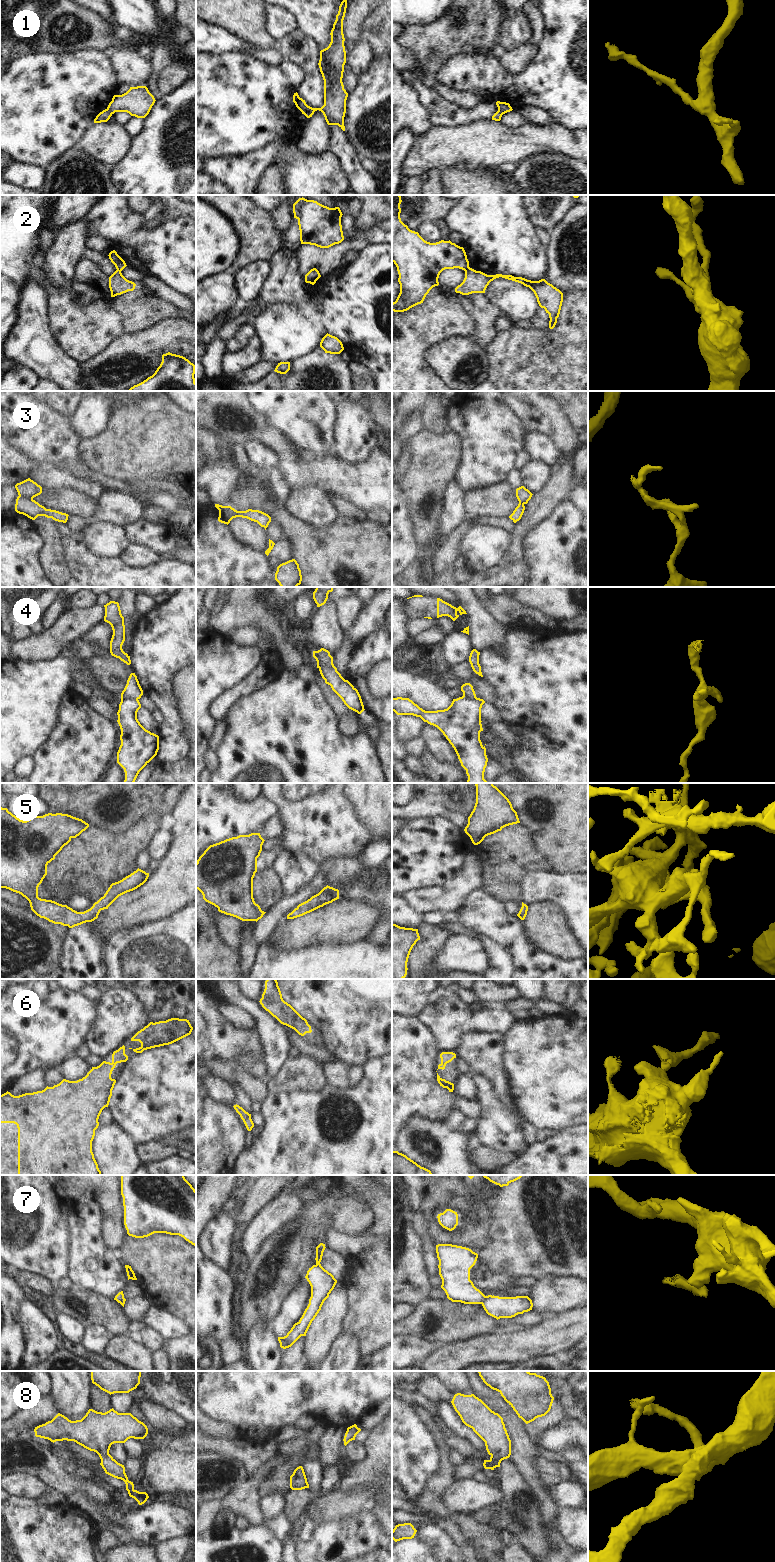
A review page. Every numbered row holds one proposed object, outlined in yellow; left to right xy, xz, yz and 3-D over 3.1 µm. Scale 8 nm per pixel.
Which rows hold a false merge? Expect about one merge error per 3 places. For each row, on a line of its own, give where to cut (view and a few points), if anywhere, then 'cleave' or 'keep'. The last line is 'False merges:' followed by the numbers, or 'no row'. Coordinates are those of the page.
1: xz (307, 105), (302, 112) | cleave
2: yz (469, 267), (465, 271) | cleave
3: no cut | keep
4: xy (121, 698), (137, 699) | cleave
5: no cut | keep
6: no cut | keep
7: yz (486, 1296), (480, 1303) | cleave
8: no cut | keep
False merges: 1, 2, 4, 7

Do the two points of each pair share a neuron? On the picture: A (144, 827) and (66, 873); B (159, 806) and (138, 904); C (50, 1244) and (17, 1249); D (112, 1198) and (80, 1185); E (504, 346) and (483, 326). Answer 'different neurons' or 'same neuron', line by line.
A: same neuron
B: different neurons
C: same neuron
D: same neuron
E: different neurons

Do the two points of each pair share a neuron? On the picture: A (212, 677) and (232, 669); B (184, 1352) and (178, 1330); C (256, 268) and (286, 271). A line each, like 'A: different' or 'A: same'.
A: same
B: different
C: different

